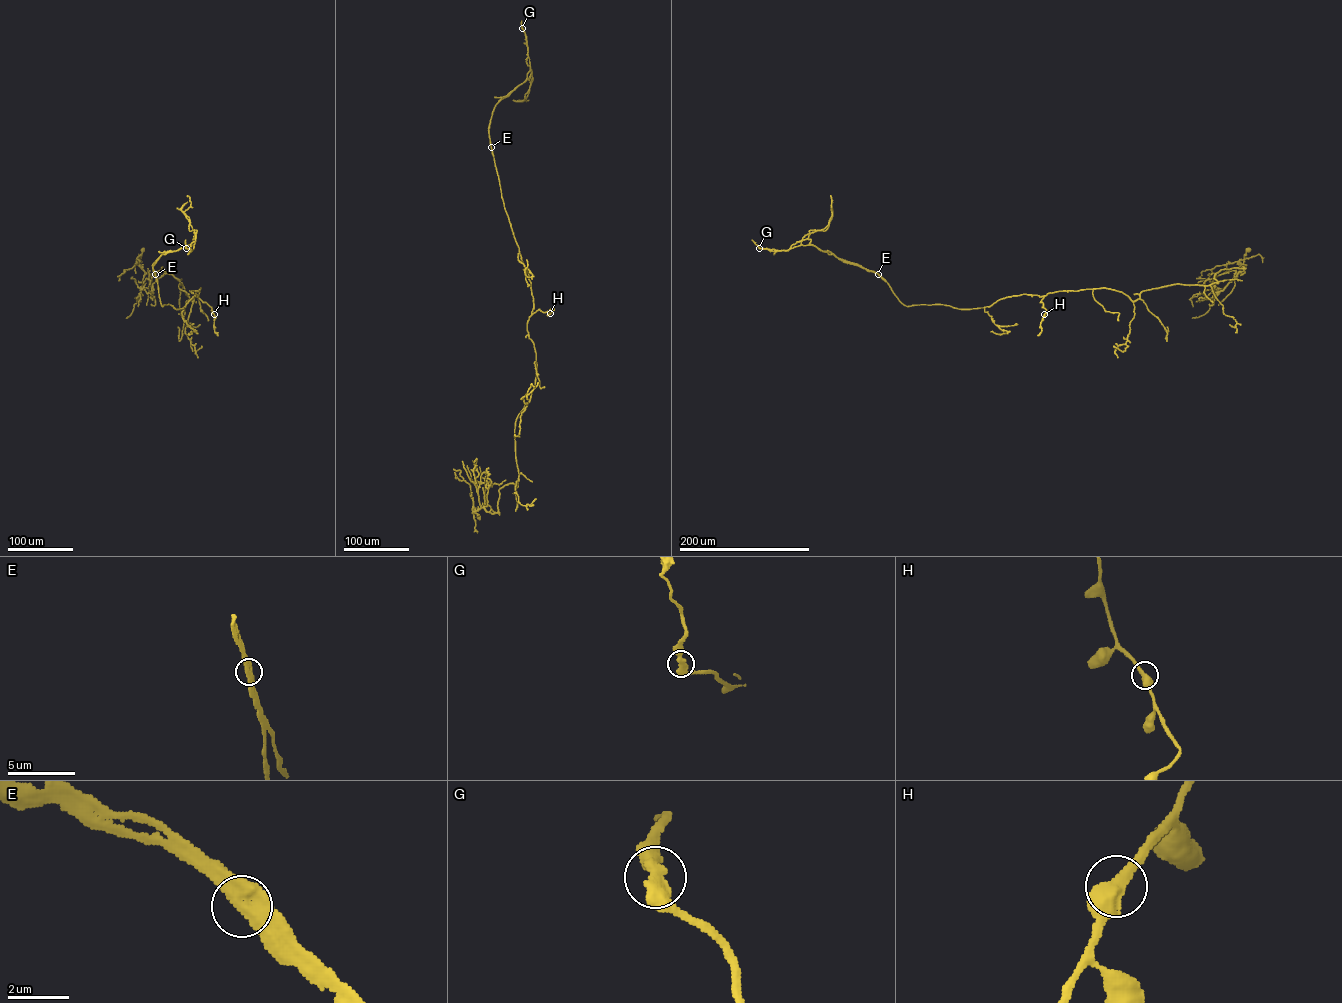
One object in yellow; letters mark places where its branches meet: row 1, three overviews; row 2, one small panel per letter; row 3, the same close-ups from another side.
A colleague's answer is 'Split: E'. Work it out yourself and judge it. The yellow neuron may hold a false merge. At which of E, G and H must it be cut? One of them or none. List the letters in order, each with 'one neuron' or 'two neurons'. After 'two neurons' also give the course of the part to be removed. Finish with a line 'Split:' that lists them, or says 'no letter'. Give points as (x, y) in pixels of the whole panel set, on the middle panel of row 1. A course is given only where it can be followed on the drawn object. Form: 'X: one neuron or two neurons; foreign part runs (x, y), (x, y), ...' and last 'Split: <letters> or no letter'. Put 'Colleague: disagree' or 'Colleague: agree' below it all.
E: two neurons; foreign part runs (491, 147), (494, 107), (531, 70), (523, 99)
G: one neuron
H: one neuron
Split: E
Colleague: agree

